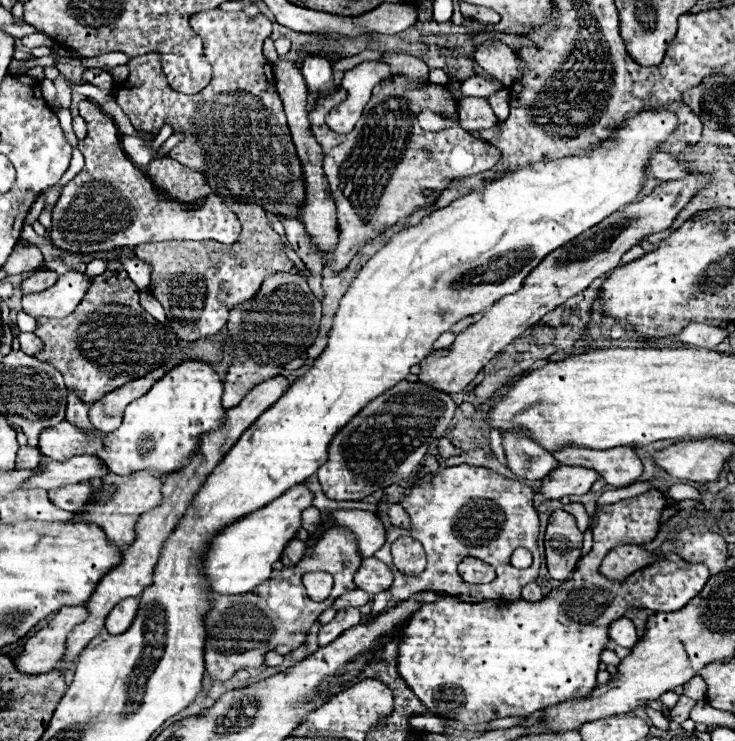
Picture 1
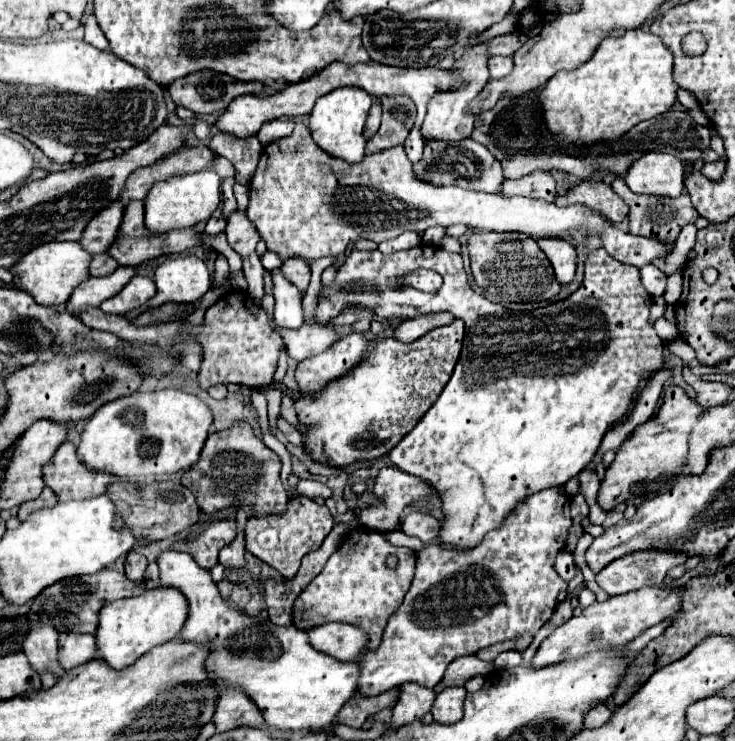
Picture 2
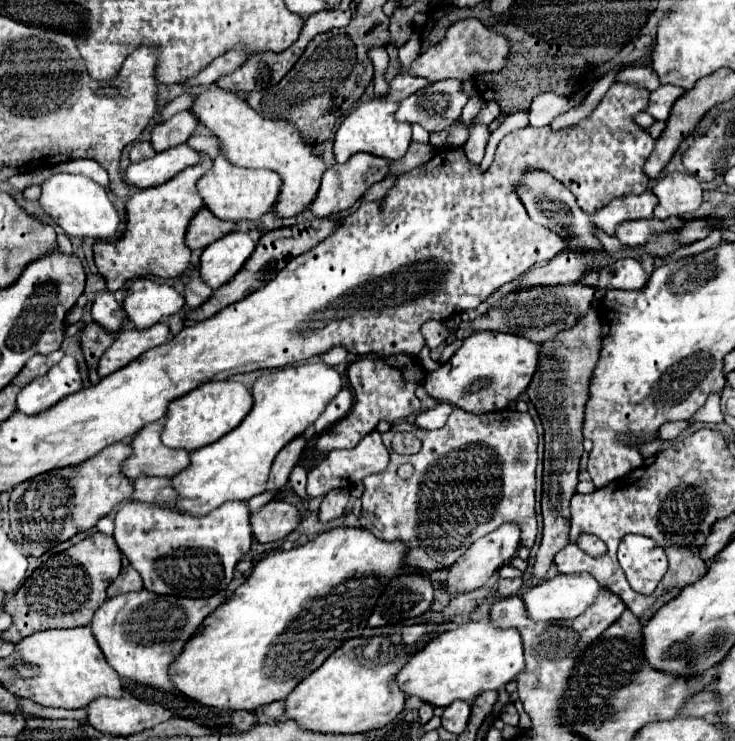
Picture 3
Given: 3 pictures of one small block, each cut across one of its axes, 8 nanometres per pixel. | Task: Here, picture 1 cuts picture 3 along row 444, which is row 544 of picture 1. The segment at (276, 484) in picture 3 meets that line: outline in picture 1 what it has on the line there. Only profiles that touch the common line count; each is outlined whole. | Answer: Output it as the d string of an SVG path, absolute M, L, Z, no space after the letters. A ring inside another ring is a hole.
M292 538L292 540L286 544L286 548L284 548L282 556L280 556L282 564L284 564L284 566L288 566L288 564L298 564L300 558L304 556L304 550L306 550L306 544L304 544L302 540L298 540L298 538Z

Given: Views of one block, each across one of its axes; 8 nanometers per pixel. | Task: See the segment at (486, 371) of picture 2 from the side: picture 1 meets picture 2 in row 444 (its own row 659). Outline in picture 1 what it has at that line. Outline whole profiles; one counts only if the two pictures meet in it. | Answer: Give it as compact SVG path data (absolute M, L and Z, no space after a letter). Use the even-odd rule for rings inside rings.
M652 488L640 496L598 508L596 526L592 530L592 550L580 560L572 580L552 590L550 596L540 602L518 600L510 602L506 608L500 608L494 600L464 604L442 598L418 608L402 628L402 642L398 644L398 674L434 716L462 724L484 724L496 718L528 716L546 706L560 704L576 696L586 696L596 688L600 652L606 648L610 622L624 616L632 608L676 612L684 608L710 578L708 568L702 564L650 564L628 576L624 584L600 576L598 568L612 548L622 544L646 544L654 540L664 504L666 500L662 492Z

